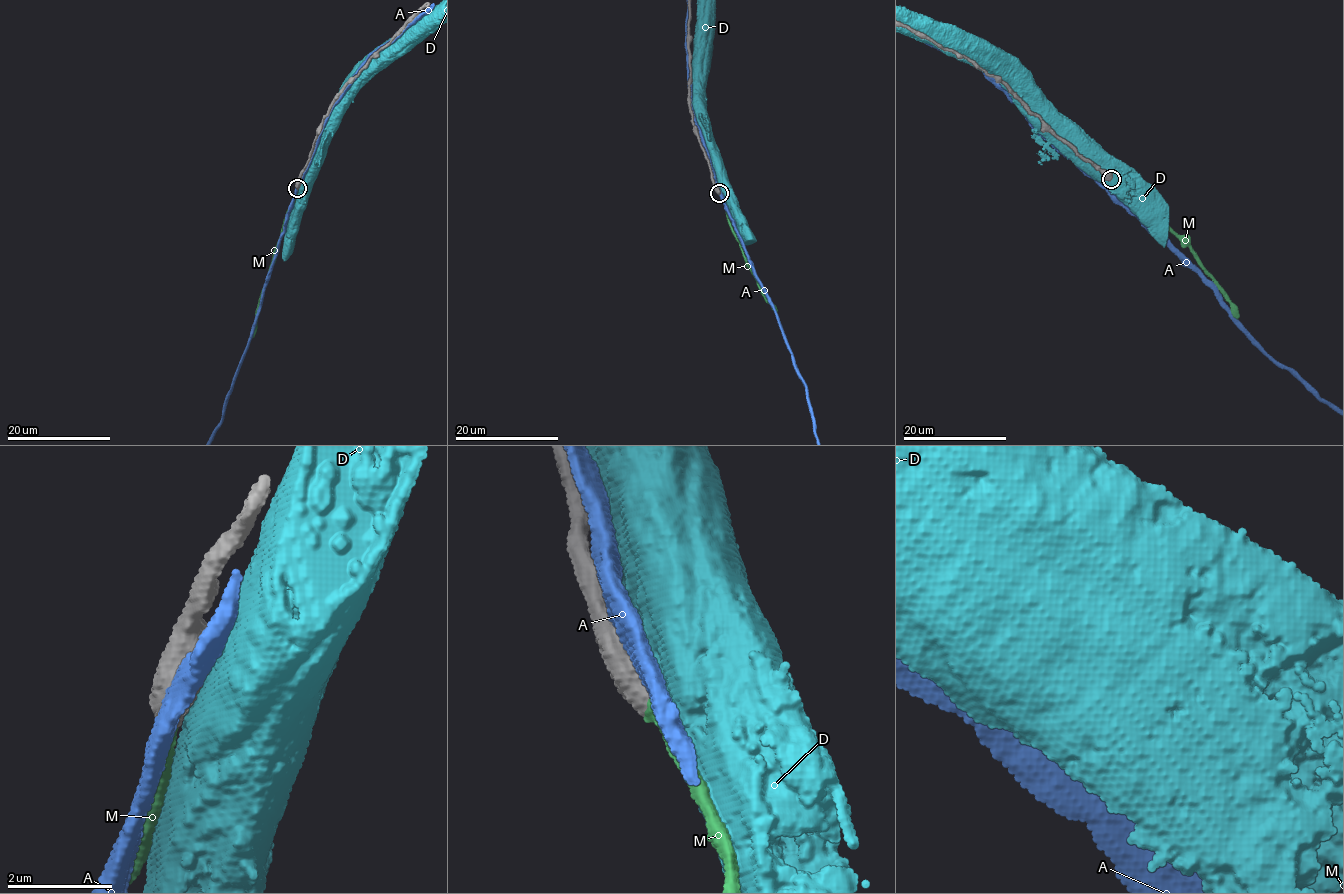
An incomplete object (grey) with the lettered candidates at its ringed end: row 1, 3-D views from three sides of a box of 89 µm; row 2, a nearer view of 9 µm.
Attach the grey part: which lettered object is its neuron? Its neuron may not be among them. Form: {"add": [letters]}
{"add": ["M"]}

